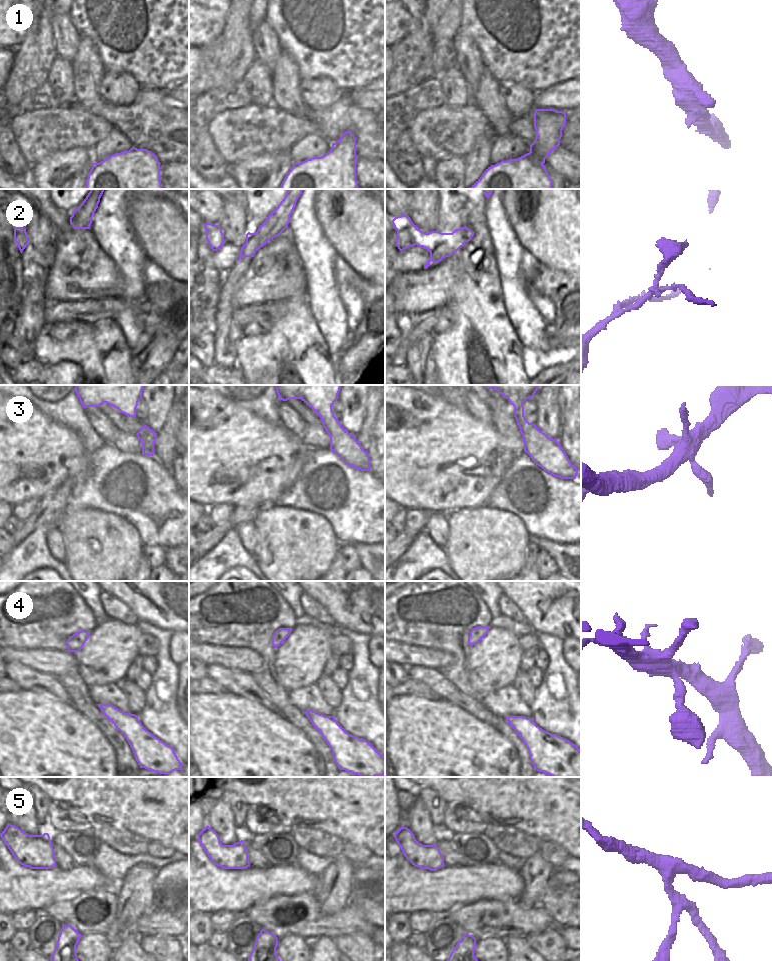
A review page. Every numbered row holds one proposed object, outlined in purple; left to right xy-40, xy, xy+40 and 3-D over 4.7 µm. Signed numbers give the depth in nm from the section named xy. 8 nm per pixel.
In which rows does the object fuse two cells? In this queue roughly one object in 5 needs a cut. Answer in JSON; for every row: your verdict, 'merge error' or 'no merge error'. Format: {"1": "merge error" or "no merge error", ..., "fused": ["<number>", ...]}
{"1": "no merge error", "2": "merge error", "3": "no merge error", "4": "no merge error", "5": "no merge error", "fused": ["2"]}

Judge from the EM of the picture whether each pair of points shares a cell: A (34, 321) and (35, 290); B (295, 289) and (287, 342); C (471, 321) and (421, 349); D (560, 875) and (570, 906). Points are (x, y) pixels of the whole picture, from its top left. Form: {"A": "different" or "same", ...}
{"A": "same", "B": "different", "C": "different", "D": "same"}

